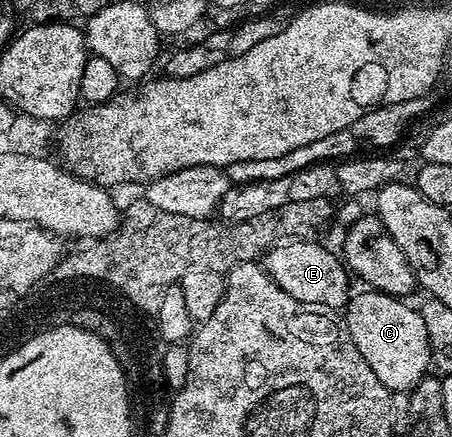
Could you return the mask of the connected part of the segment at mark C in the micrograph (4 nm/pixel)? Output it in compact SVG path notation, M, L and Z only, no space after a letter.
M376 291L354 292L347 302L347 308L343 313L343 320L355 347L359 347L359 355L367 359L367 367L375 371L375 375L382 379L389 377L413 377L420 379L430 372L431 350L429 348L429 325L411 306L405 305L404 300L391 297L388 293Z

